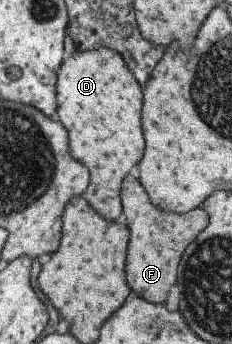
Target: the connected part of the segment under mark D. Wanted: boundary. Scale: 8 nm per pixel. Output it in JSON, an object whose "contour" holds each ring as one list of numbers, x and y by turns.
{"contour":[[111,49,73,52,69,60,63,60,56,73,57,120,67,130,69,154,89,170,91,182,82,192,83,198,105,220,115,220,121,214,121,180,139,162,143,152,139,126,141,88,125,68,122,56]]}

